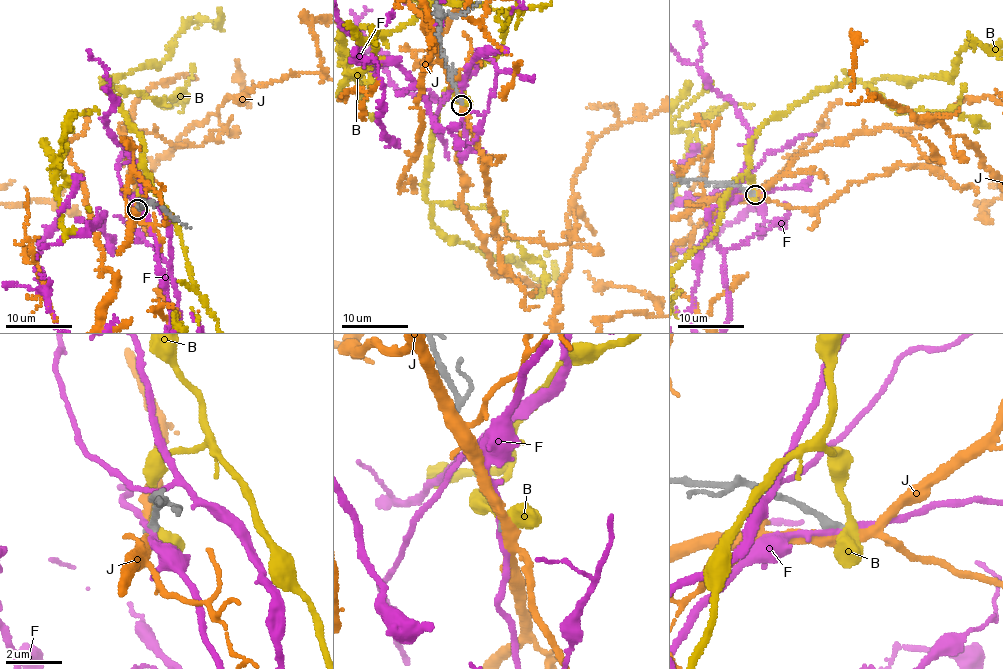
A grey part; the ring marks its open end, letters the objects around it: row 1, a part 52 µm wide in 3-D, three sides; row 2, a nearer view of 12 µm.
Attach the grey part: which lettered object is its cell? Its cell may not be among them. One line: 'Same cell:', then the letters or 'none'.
Same cell: none

